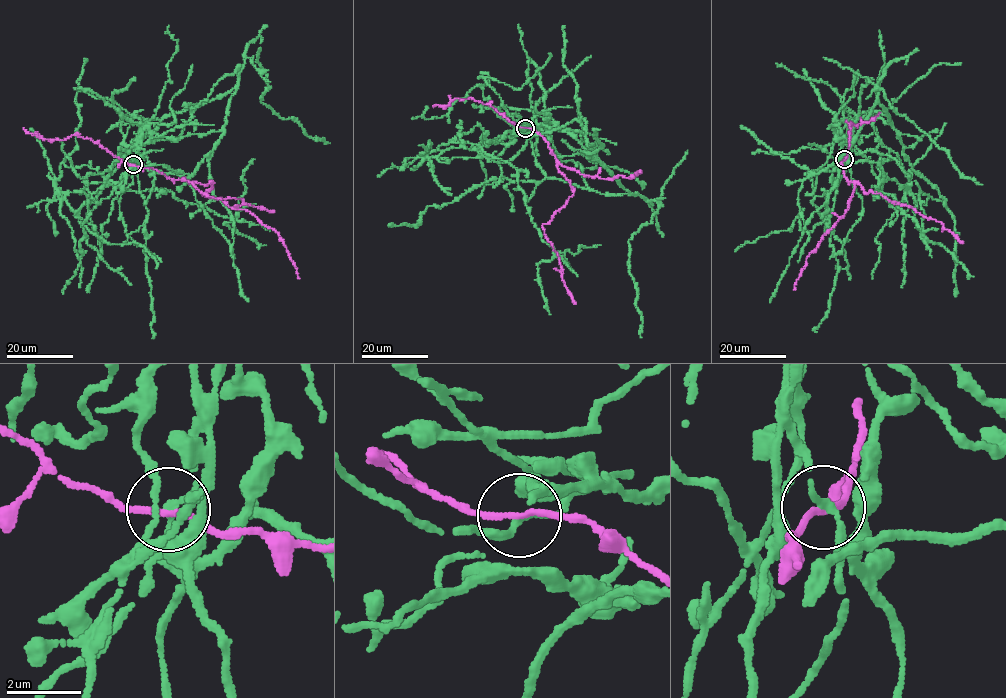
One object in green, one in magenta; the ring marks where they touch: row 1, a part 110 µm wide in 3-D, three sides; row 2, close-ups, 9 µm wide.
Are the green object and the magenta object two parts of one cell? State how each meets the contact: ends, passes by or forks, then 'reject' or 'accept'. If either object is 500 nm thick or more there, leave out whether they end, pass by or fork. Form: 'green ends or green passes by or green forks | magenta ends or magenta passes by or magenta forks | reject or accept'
green ends | magenta passes by | reject

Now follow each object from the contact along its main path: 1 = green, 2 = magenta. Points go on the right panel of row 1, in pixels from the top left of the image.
1: (844, 159), (852, 139), (897, 208), (908, 181), (897, 155), (883, 160), (874, 191), (974, 276)
2: (844, 159), (840, 163), (847, 180), (858, 182), (865, 193), (882, 195), (941, 221), (963, 242)

